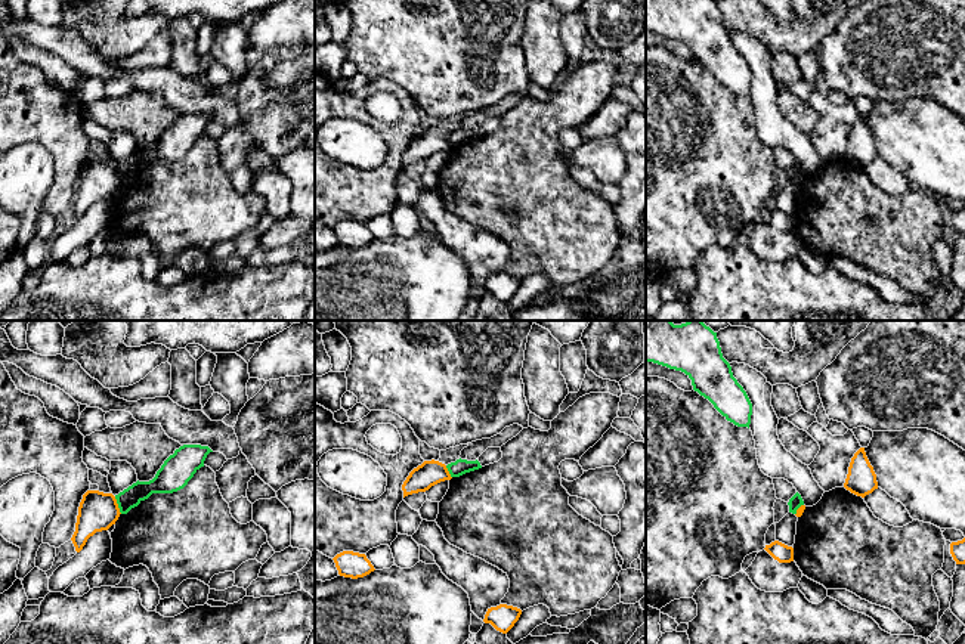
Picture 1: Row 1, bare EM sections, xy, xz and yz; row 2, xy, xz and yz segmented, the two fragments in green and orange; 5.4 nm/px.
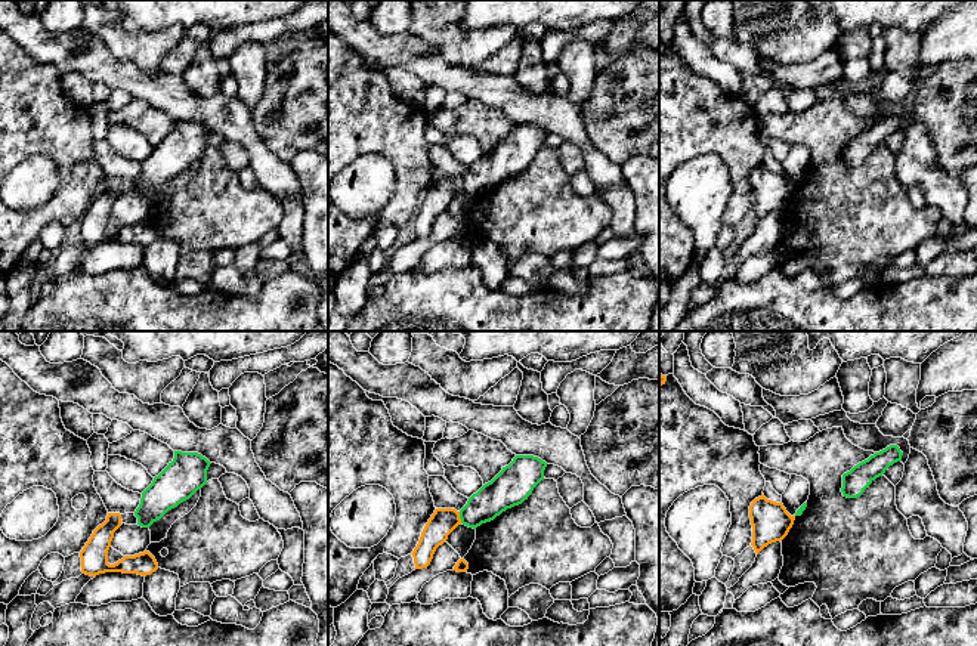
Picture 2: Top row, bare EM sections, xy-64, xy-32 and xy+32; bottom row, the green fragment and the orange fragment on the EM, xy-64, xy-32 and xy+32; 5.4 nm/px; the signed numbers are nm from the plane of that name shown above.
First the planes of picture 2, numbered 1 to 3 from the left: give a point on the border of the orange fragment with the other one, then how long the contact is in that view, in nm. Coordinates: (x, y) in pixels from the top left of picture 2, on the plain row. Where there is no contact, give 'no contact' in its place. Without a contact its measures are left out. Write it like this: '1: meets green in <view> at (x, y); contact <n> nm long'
1: no contact
2: meets green in xy-32 at (460, 186); contact 70 nm long
3: no contact

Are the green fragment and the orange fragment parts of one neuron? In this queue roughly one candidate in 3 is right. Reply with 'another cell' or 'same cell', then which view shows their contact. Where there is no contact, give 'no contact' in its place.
another cell; contact in xy

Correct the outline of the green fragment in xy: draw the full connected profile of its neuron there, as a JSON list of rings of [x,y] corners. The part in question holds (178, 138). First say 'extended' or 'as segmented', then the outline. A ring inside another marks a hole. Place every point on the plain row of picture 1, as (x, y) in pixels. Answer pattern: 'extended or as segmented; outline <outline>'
as segmented; outline [[[183,114],[170,124],[155,146],[149,151],[136,151],[115,164],[121,183],[127,183],[152,162],[173,162],[183,158],[194,143],[204,136],[207,124],[213,121],[208,115]]]

